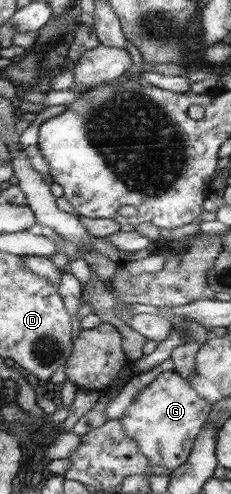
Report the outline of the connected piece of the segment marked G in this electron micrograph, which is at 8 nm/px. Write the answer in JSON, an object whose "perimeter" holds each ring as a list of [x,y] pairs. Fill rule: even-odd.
{"perimeter":[[[176,371],[157,373],[157,377],[127,407],[127,413],[120,420],[125,434],[139,444],[151,466],[163,466],[167,471],[175,471],[190,459],[195,441],[209,420],[214,404],[207,397],[201,397],[191,381]]]}

